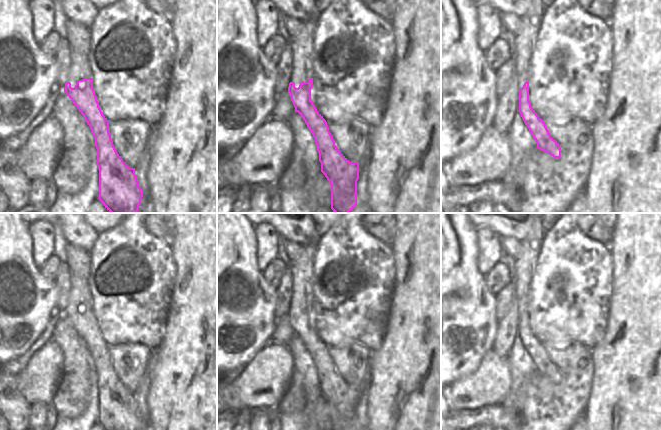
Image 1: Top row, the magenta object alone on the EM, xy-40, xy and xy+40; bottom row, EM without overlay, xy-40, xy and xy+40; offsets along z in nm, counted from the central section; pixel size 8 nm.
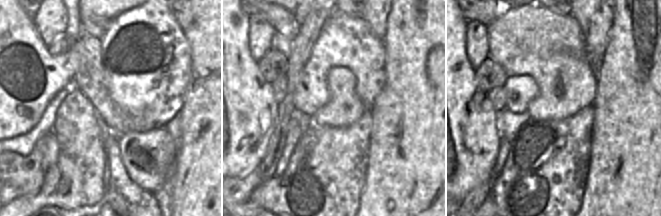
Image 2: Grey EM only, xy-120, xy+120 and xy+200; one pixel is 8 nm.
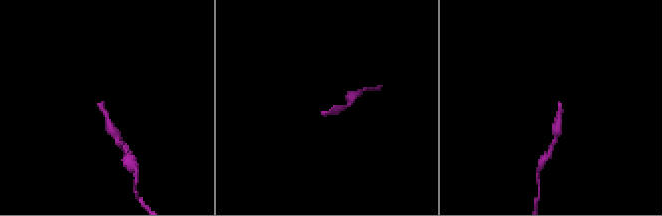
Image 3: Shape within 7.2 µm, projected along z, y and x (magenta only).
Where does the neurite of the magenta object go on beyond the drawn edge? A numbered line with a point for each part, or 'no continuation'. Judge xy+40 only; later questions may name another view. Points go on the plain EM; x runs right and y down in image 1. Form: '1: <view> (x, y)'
no continuation.

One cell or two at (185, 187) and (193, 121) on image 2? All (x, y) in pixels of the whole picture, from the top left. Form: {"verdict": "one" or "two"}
{"verdict": "one"}

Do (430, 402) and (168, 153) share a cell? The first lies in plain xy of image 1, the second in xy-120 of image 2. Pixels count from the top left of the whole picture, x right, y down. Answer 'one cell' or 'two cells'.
two cells

